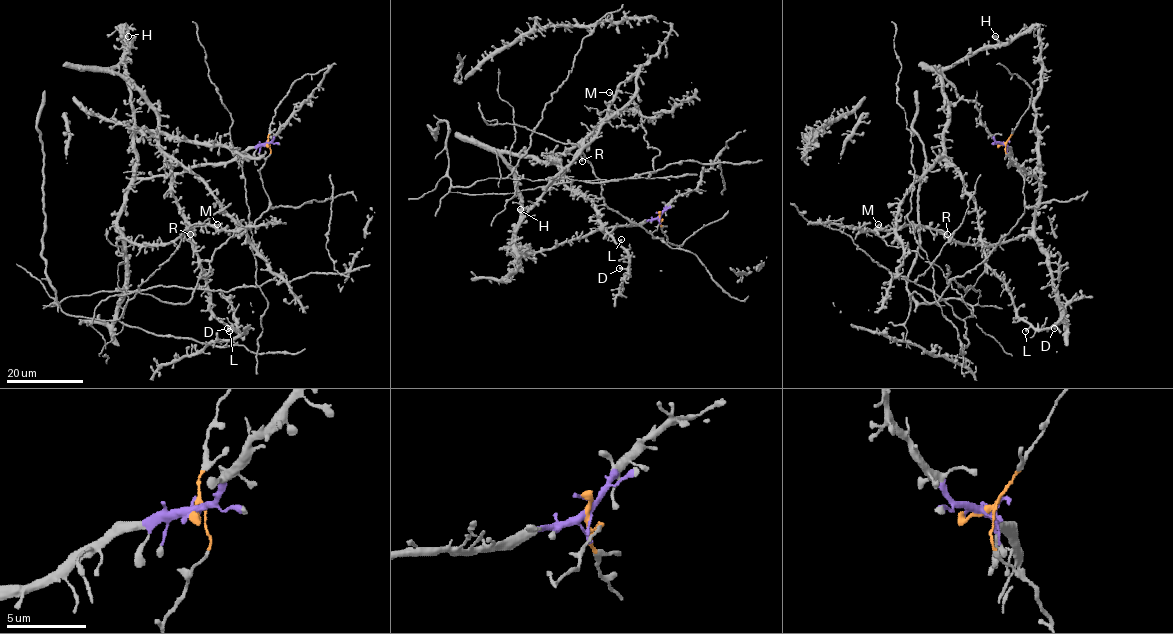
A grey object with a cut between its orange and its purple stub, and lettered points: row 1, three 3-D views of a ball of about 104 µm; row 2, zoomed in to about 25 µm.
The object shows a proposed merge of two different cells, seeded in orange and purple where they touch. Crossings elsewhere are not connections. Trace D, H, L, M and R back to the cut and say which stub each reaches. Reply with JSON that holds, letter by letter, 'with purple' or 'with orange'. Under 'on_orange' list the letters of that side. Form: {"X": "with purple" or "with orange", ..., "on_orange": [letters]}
{"D": "with orange", "H": "with orange", "L": "with orange", "M": "with purple", "R": "with purple", "on_orange": ["D", "H", "L"]}

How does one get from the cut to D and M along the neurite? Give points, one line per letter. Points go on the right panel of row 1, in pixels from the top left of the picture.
D: (1002, 144), (1024, 180), (1024, 214), (984, 259), (1006, 285), (1015, 313), (1034, 327), (1055, 328)
M: (1002, 144), (1013, 163), (1038, 179), (1027, 234), (962, 245), (913, 225), (878, 225)

